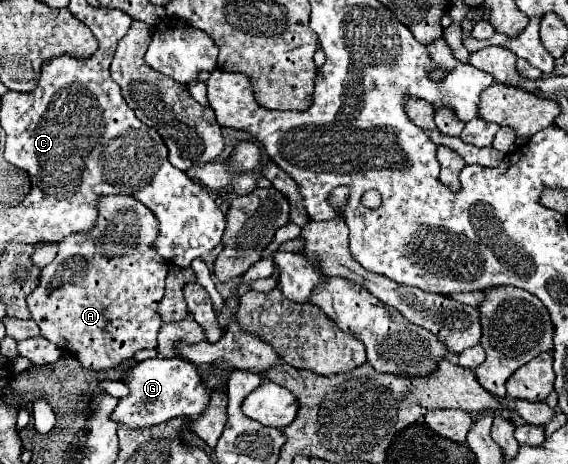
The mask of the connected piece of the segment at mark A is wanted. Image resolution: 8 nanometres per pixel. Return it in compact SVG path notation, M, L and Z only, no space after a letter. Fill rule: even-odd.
M101 195L97 199L97 211L99 211L99 219L97 219L97 225L91 227L89 231L83 231L83 233L71 233L67 235L61 243L59 243L59 253L57 257L41 271L41 283L39 287L27 297L27 303L29 303L29 311L33 315L33 321L39 325L41 329L41 335L47 337L51 343L55 343L61 351L67 351L71 353L85 369L95 369L95 371L101 371L101 369L111 369L111 367L117 367L119 363L123 363L125 359L131 359L135 351L141 351L141 349L155 349L157 347L157 333L161 329L161 317L157 315L157 305L163 297L163 287L165 287L165 277L167 277L167 271L169 271L169 265L157 255L157 251L151 249L151 243L153 239L157 239L157 219L155 215L143 205L139 203L137 199L133 199L131 195Z

